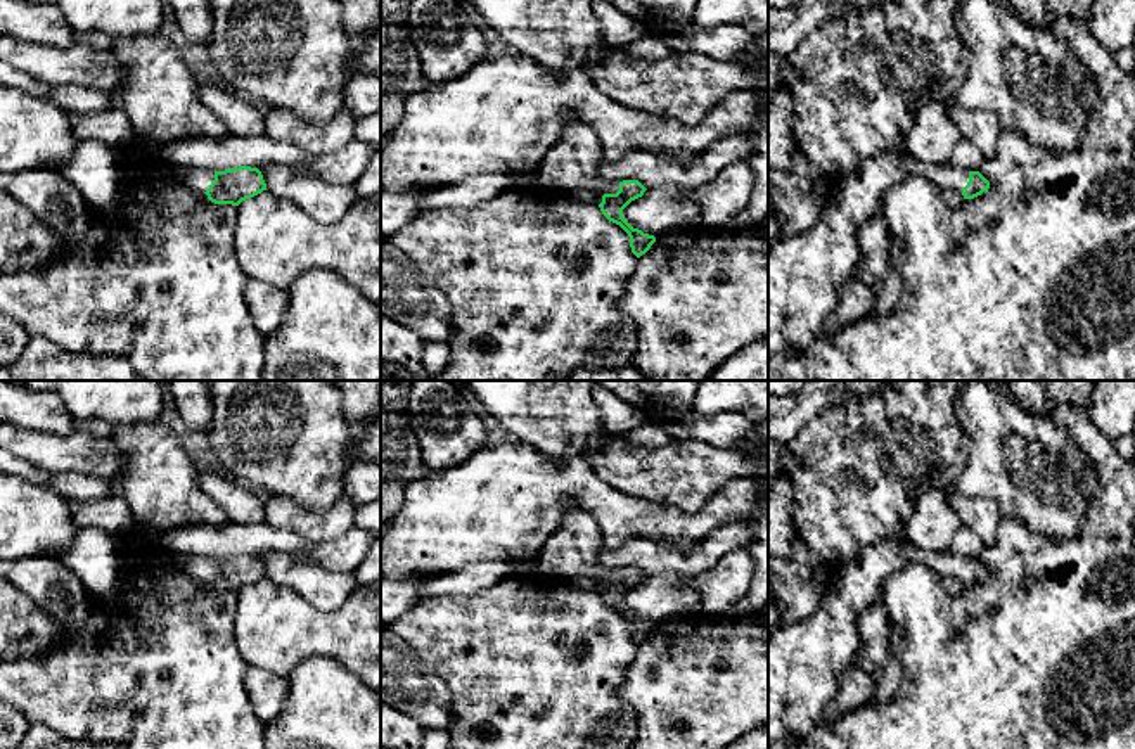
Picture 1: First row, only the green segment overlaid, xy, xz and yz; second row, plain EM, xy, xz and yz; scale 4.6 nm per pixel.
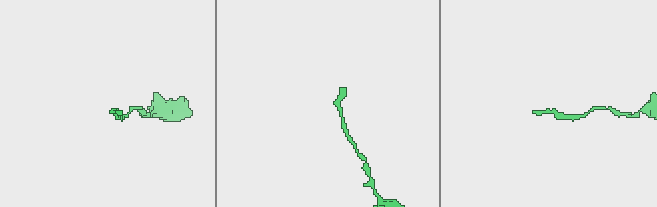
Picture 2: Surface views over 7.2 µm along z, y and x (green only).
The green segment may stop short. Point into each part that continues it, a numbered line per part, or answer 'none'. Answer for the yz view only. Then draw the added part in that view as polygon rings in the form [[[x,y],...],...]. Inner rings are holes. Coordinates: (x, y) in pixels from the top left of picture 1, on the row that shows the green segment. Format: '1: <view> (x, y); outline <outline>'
1: yz (945, 177); outline [[[900,138],[891,147],[891,150],[900,152],[903,156],[903,164],[905,164],[907,171],[910,173],[910,176],[929,180],[934,185],[938,185],[941,190],[955,189],[955,190],[962,192],[969,182],[969,171],[960,166],[953,166],[952,163],[943,164],[943,166],[927,164],[927,163],[915,159],[905,145],[905,138]]]

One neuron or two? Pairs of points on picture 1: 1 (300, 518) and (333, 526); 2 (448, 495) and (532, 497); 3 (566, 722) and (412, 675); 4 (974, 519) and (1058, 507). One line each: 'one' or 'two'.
1: one
2: one
3: two
4: two

